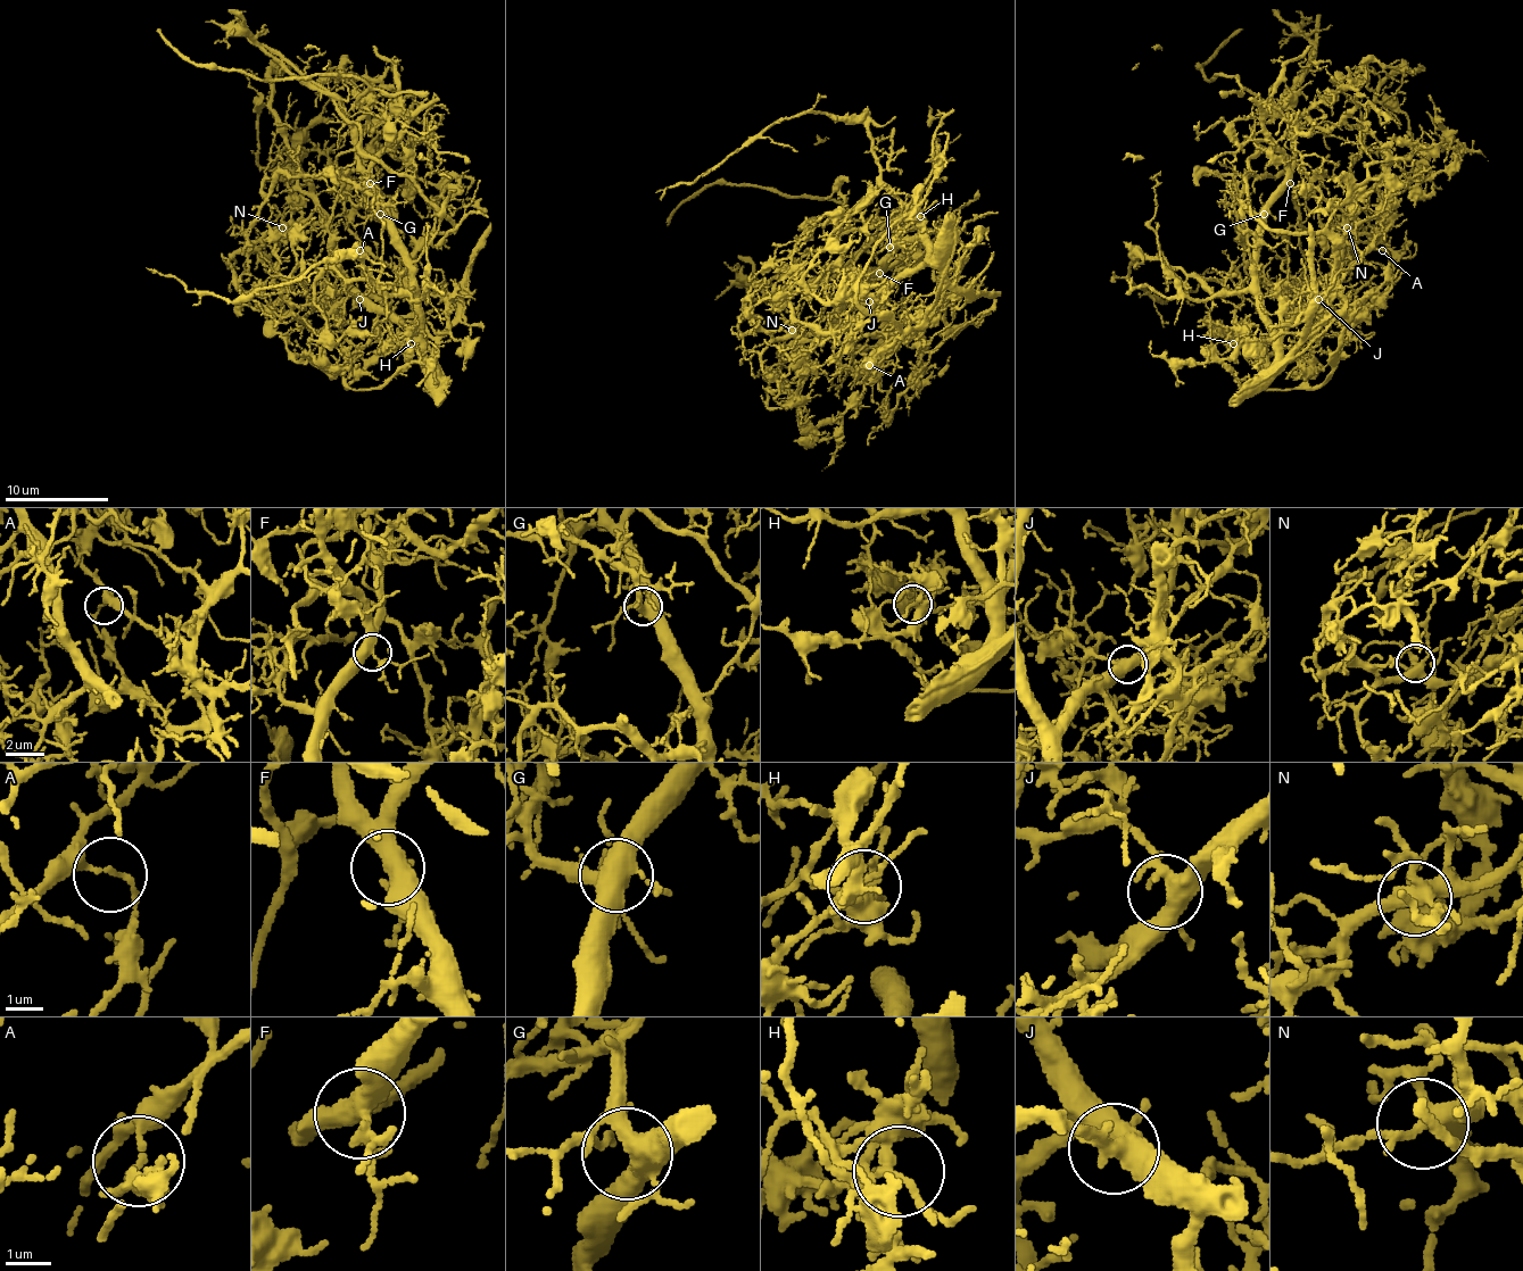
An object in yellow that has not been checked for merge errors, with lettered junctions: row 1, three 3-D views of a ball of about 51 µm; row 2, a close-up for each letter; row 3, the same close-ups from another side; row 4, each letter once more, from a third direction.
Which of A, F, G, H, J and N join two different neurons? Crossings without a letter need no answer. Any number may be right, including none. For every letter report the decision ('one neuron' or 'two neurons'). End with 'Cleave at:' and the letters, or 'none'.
A: two neurons
F: one neuron
G: one neuron
H: one neuron
J: one neuron
N: one neuron
Cleave at: A

